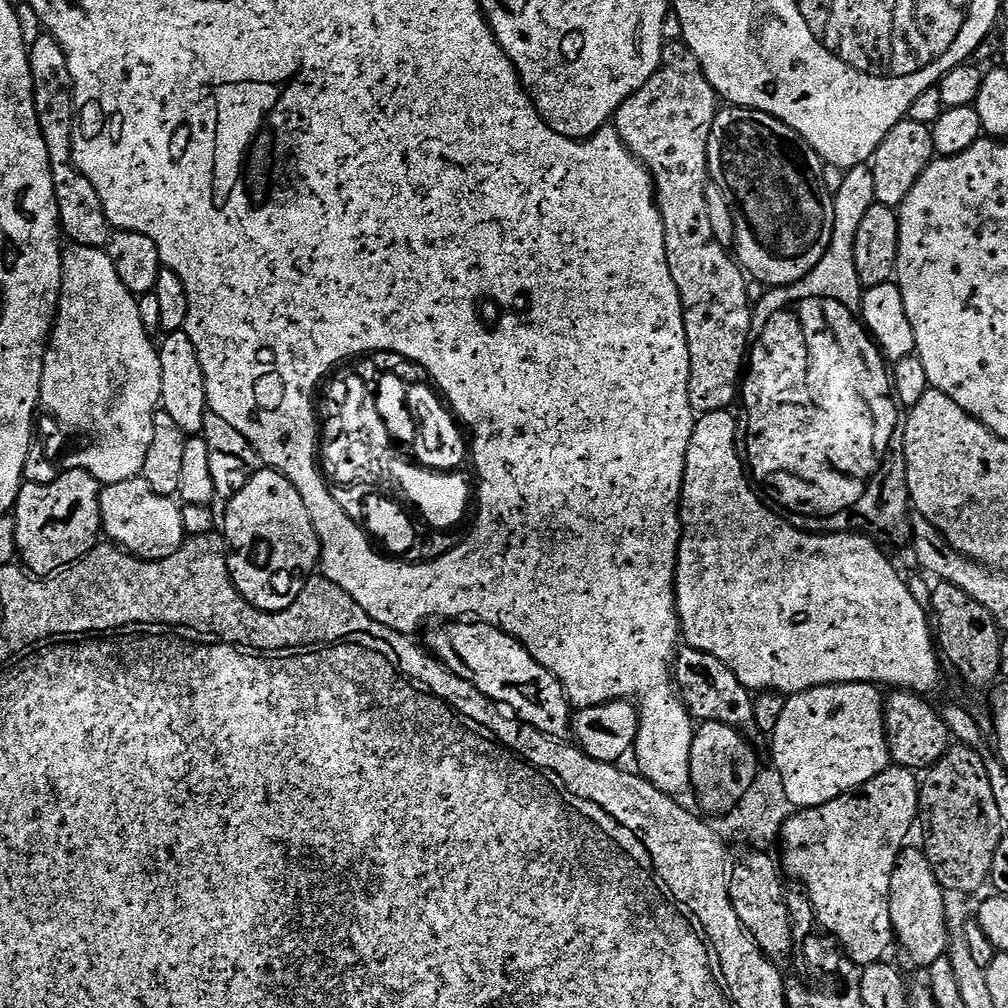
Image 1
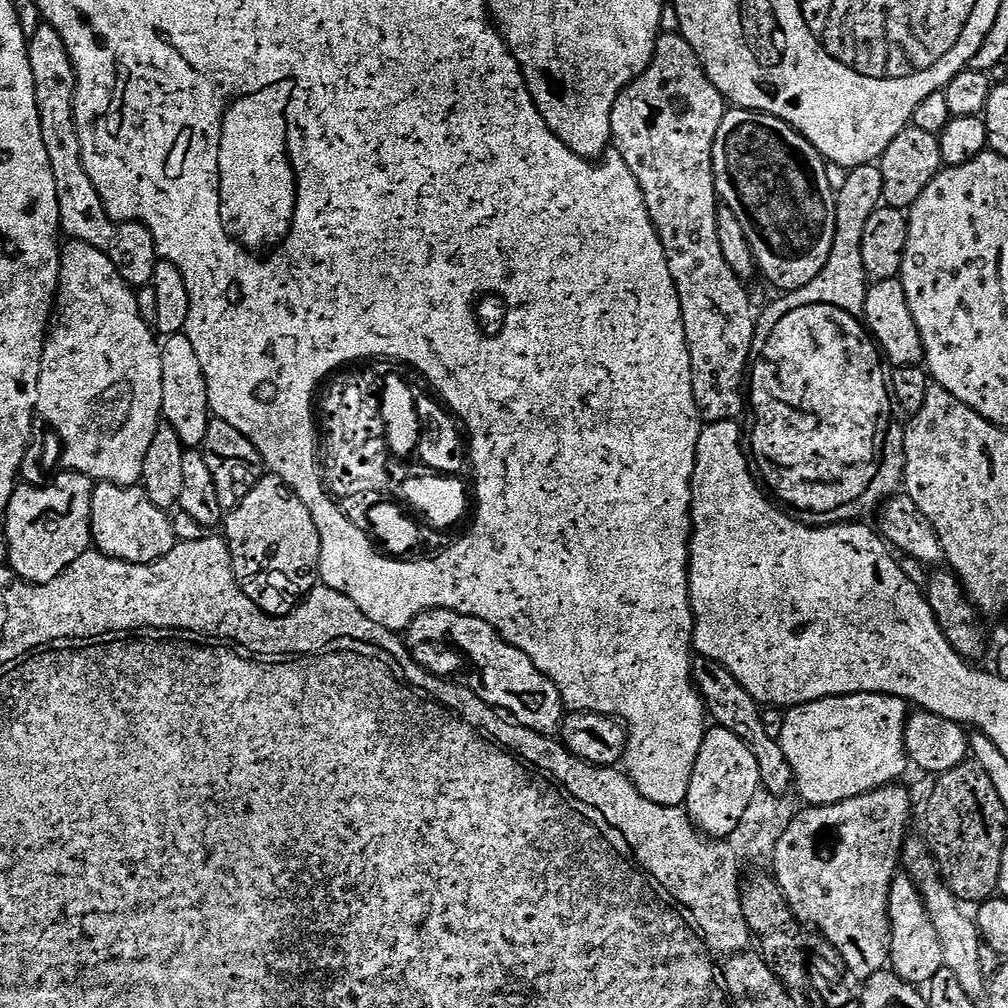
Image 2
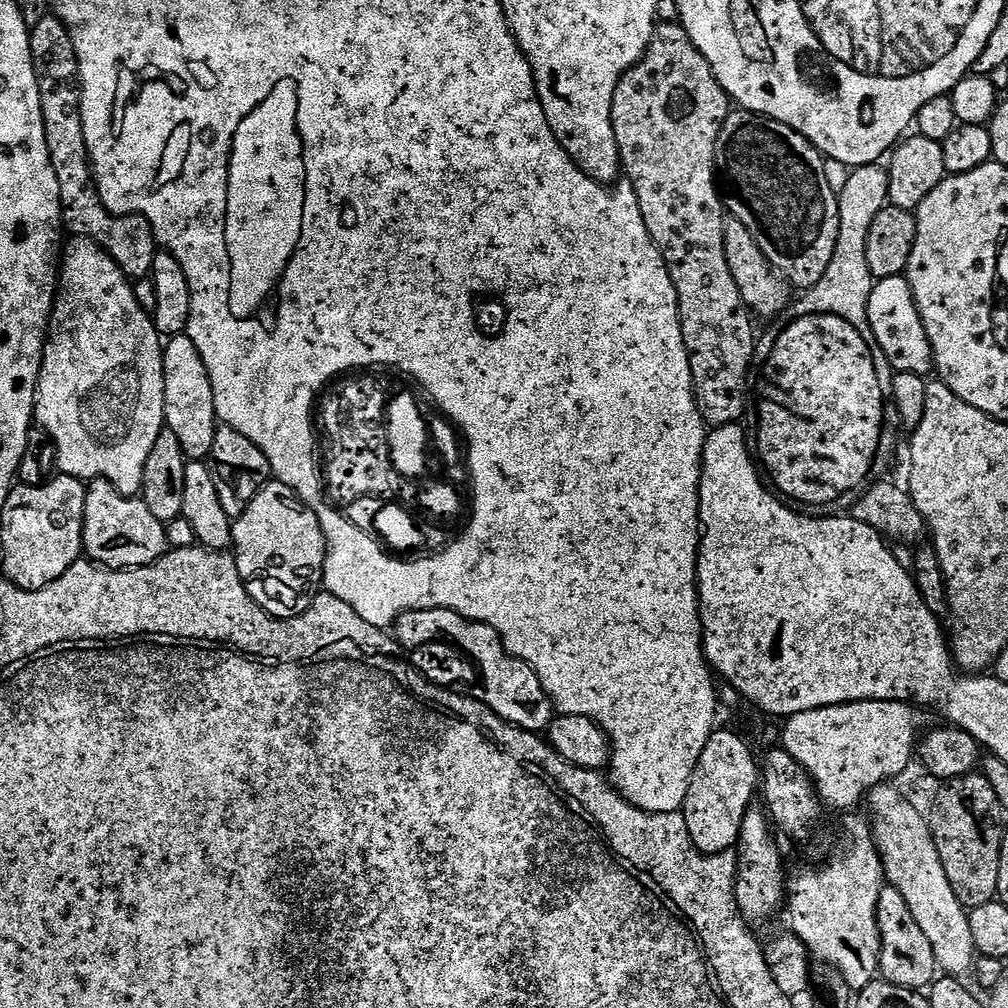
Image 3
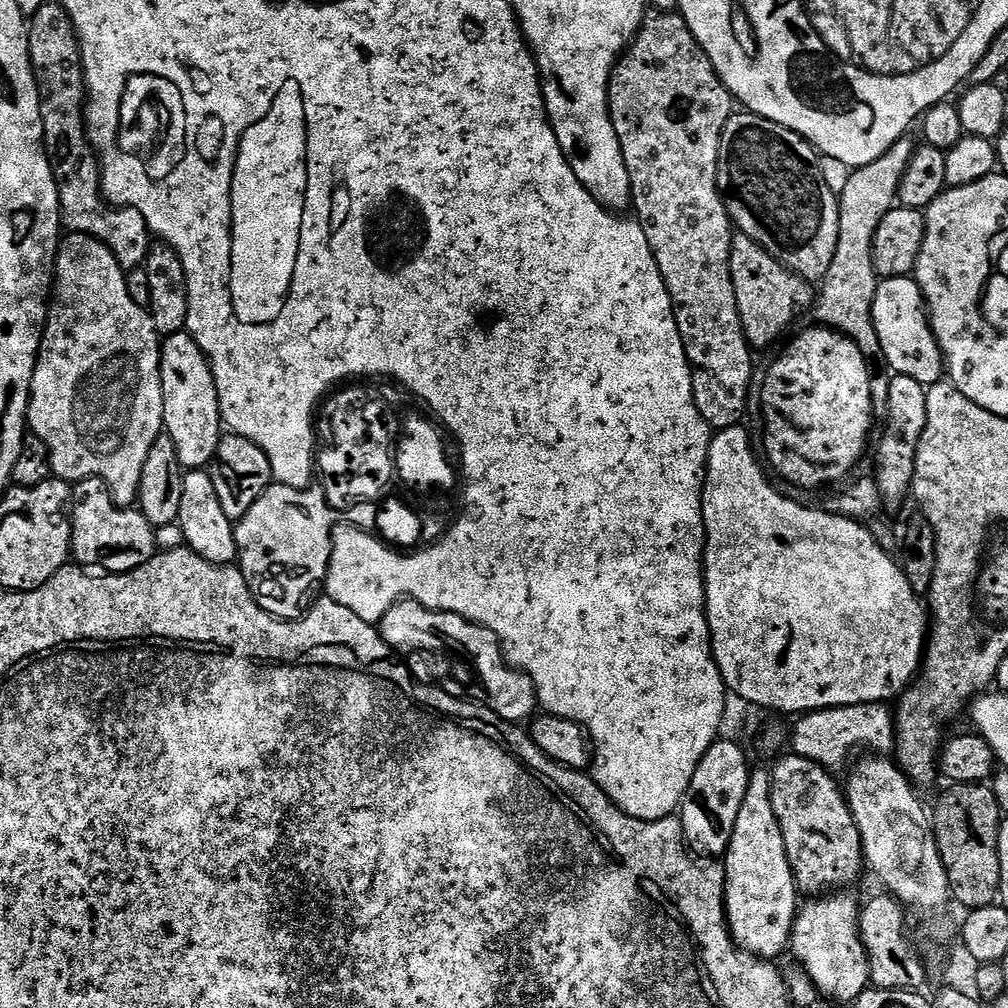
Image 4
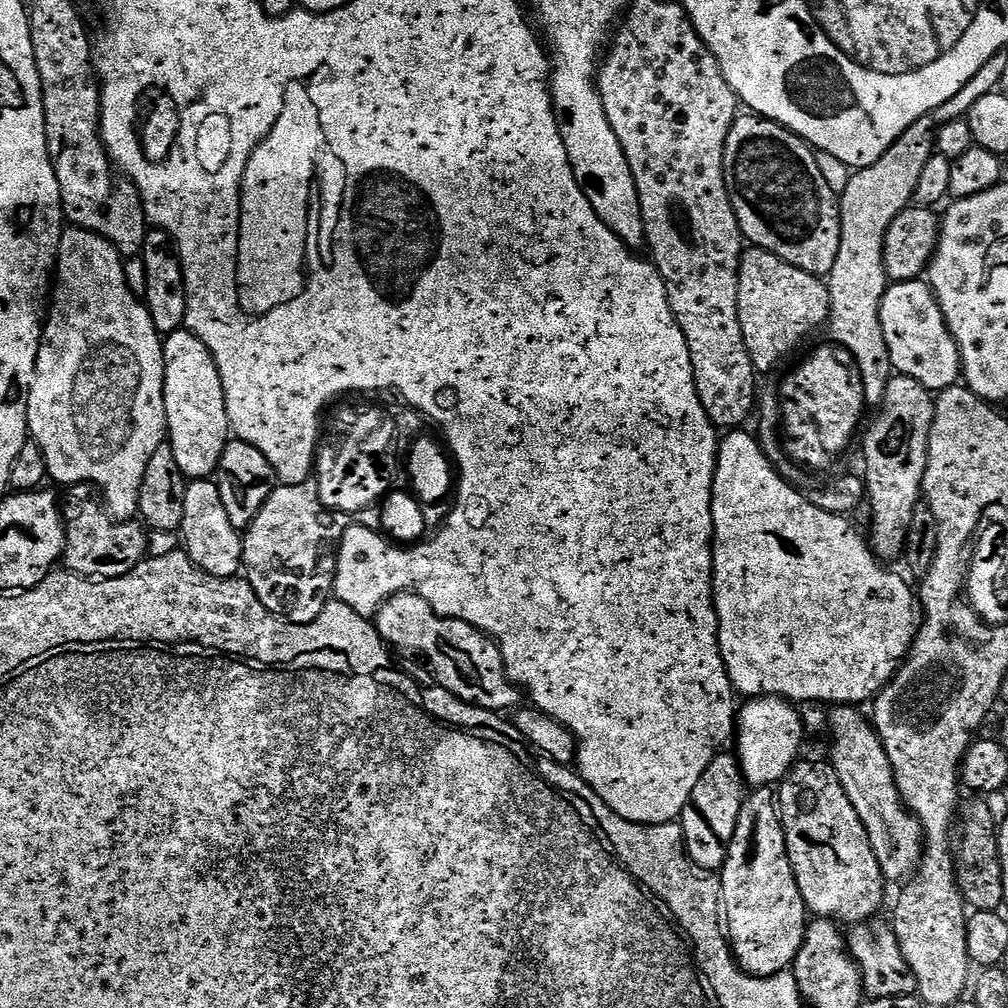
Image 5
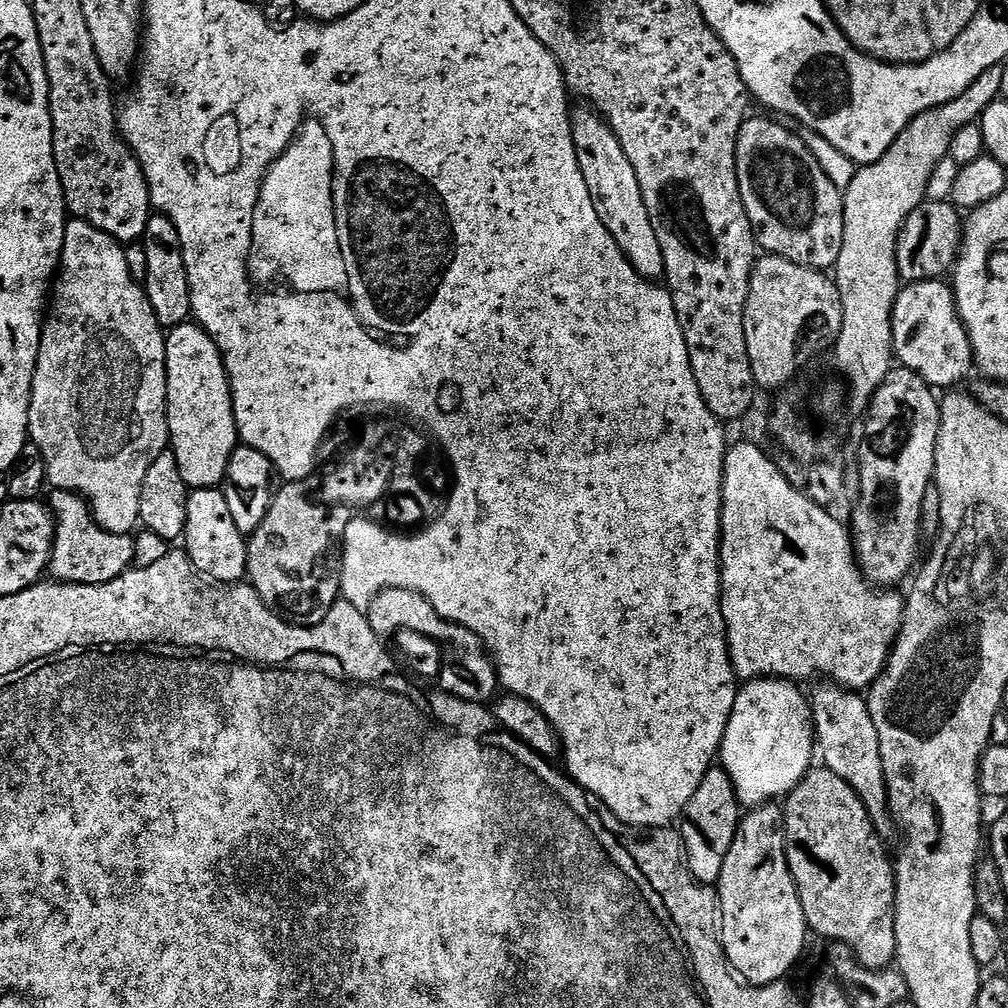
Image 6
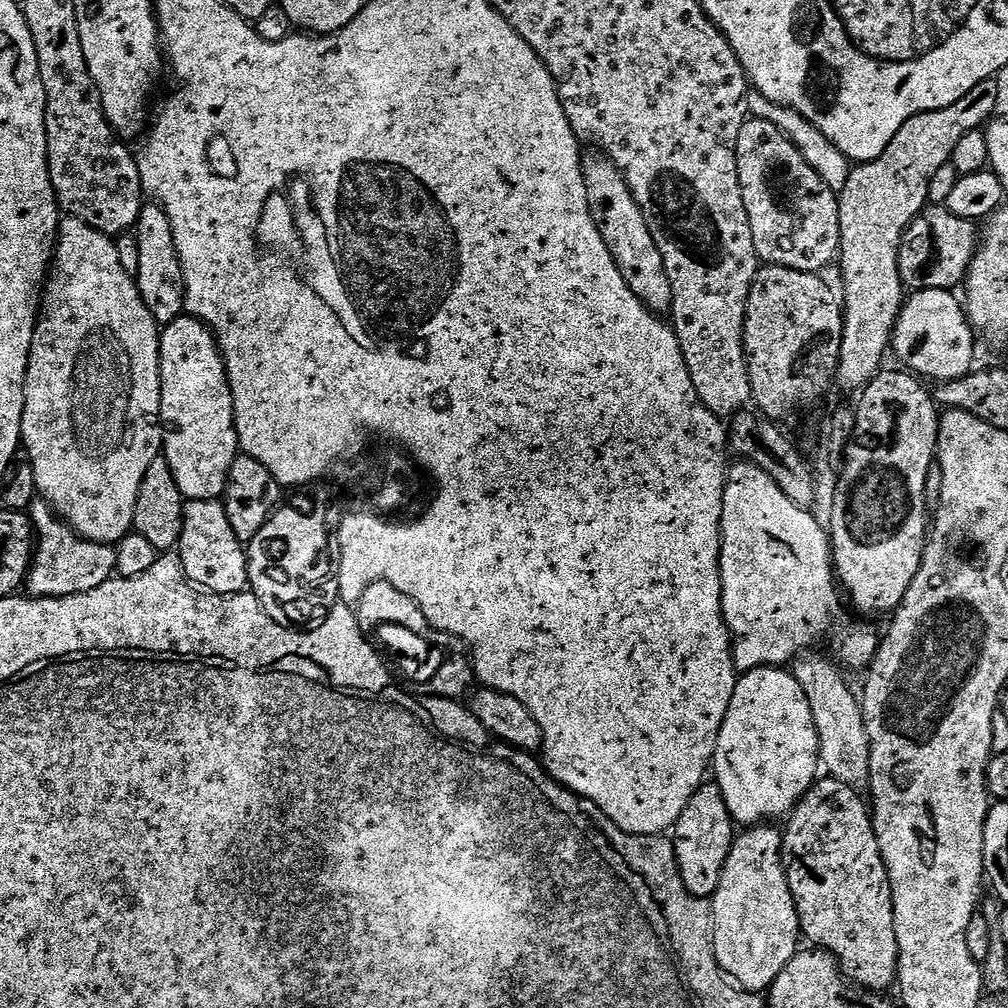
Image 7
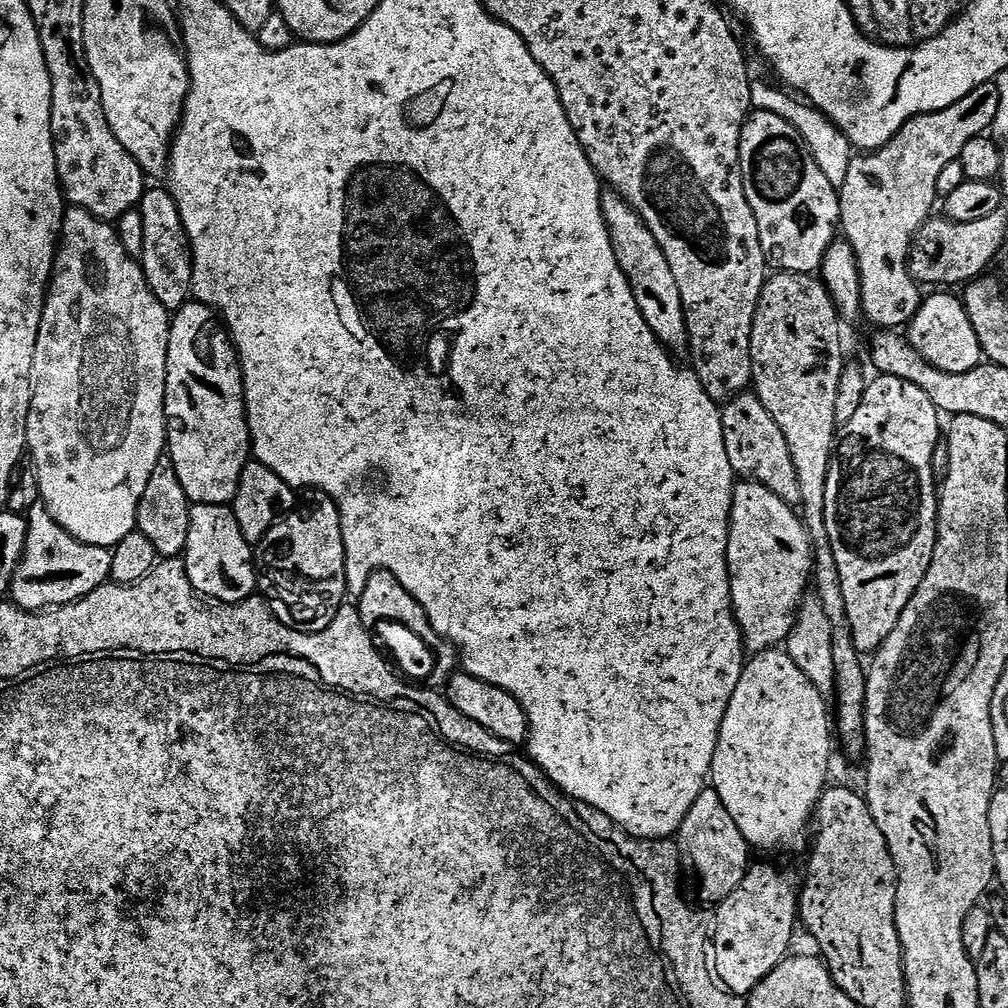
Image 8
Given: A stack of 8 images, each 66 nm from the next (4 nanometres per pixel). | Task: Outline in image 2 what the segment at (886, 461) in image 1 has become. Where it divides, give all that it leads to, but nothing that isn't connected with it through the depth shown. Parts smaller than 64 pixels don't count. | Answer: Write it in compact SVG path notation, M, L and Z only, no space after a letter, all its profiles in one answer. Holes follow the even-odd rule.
M893 412L887 418L887 423L884 423L883 431L877 438L876 453L874 454L875 471L872 472L872 477L866 482L866 486L862 488L862 492L858 496L854 496L852 500L848 500L844 504L838 504L834 508L828 508L828 510L814 509L814 503L811 501L788 502L782 496L774 496L775 503L787 512L792 519L799 521L801 524L807 524L809 527L824 527L827 524L847 524L863 521L867 512L874 511L873 513L875 513L881 502L888 500L901 489L905 472L906 428L906 418L903 413Z

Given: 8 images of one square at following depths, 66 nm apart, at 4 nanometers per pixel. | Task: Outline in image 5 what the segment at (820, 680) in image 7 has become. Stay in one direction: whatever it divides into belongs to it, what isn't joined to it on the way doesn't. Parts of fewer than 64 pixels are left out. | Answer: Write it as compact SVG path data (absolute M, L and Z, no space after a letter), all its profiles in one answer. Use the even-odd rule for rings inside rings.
M836 706L829 711L832 712L828 716L832 727L830 763L838 774L838 782L842 782L842 790L846 790L846 798L850 798L850 806L858 810L858 818L862 818L862 826L866 826L874 858L878 858L885 881L904 882L920 867L920 857L924 855L924 828L900 797L884 743L869 717L865 713L864 717L860 711L856 706Z

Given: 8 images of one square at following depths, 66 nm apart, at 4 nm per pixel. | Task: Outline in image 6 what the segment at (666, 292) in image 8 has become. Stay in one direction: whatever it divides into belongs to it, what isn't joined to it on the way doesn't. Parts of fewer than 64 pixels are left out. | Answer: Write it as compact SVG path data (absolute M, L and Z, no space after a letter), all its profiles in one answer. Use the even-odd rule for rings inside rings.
M573 111L570 119L572 121L572 141L576 151L576 161L580 167L582 178L586 182L586 190L590 190L590 202L594 202L594 214L598 214L602 226L606 226L610 238L614 238L614 242L620 247L620 253L628 260L628 265L638 275L643 276L645 280L649 282L659 281L664 274L664 256L661 254L653 227L650 226L646 202L642 198L642 186L638 186L638 174L634 174L634 166L630 166L630 162L612 129L593 111L587 111Z

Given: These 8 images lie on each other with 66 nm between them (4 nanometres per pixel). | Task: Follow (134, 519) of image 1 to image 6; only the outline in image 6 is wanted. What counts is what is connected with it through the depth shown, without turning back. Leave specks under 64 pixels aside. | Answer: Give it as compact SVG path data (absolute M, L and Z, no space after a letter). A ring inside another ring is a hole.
M59 490L51 493L51 511L54 513L52 556L48 572L53 581L61 584L105 584L129 571L134 554L131 535L110 534L96 525L92 510L83 497Z

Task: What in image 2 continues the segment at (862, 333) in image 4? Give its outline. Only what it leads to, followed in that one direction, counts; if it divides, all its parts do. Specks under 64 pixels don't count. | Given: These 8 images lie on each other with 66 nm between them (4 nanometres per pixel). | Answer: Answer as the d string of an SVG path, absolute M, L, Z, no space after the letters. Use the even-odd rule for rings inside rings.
M875 163L859 164L858 167L851 169L843 184L842 190L836 193L836 233L834 234L834 246L830 250L830 258L826 262L826 266L822 270L822 274L818 274L818 278L814 278L814 282L810 282L806 287L800 288L801 299L816 301L816 286L836 286L834 294L830 294L831 301L841 302L839 297L844 294L844 303L852 301L852 309L860 310L864 307L864 299L870 287L868 275L864 273L862 266L862 230L866 230L866 222L870 219L870 214L874 214L876 208L881 207L883 201L883 180L879 167Z

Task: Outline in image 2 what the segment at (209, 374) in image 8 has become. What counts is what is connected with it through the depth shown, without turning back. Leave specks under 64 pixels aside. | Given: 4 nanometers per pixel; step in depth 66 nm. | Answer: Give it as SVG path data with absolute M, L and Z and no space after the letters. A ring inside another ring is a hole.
M183 334L167 337L163 341L160 357L162 358L163 419L176 431L185 449L199 449L206 438L210 419L202 362L198 362L198 354L194 354L194 346L190 346L190 338Z

